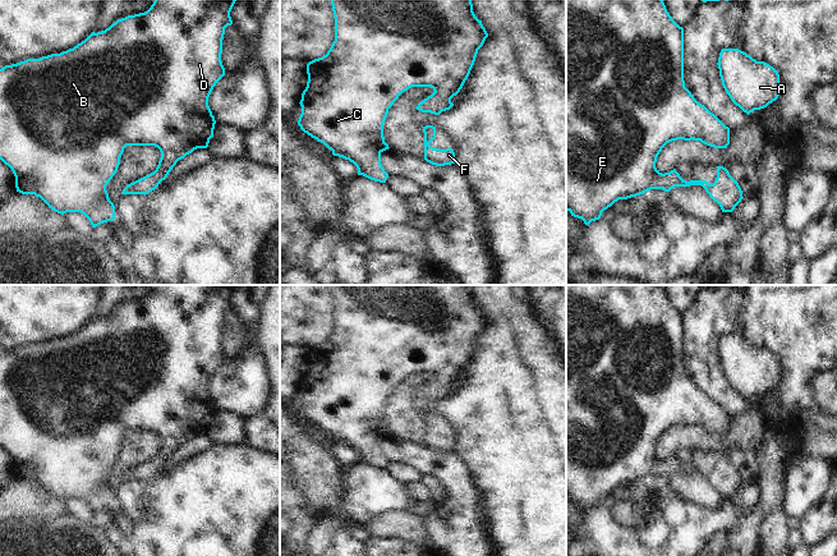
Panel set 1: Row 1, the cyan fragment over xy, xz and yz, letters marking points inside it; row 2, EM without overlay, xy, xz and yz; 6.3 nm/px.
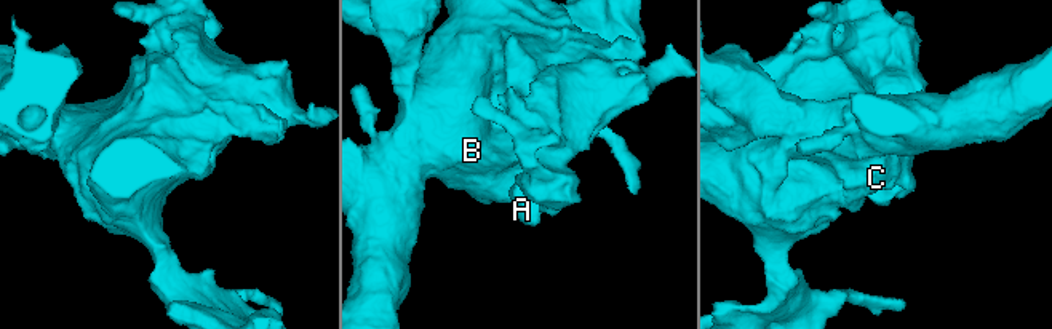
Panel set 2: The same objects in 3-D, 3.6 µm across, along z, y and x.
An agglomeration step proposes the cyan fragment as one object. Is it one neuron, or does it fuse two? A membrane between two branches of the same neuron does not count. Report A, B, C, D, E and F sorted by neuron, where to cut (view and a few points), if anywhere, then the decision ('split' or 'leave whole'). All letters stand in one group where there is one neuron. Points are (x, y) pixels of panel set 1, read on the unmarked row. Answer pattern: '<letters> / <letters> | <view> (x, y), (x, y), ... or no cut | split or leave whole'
A B C D E F | no cut | leave whole

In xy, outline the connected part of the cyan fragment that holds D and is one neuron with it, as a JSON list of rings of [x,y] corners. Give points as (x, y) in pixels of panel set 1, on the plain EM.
[[[155,285],[147,298],[118,305],[73,335],[1,354],[0,446],[12,455],[17,478],[40,483],[61,501],[81,498],[96,514],[115,505],[106,472],[127,432],[155,432],[161,445],[153,459],[128,470],[121,481],[148,481],[179,446],[197,435],[207,435],[216,410],[208,383],[225,362],[222,326],[225,314],[233,311],[230,298],[236,286]]]

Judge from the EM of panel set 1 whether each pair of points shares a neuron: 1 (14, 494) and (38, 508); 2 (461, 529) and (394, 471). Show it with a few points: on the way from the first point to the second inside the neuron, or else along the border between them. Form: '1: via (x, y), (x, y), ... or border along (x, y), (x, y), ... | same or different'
1: via (21, 499), (32, 501) | same
2: border along (389, 462), (409, 464), (422, 473) | different

